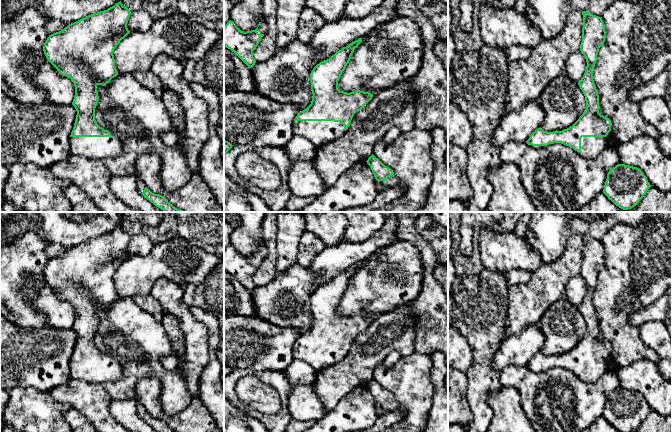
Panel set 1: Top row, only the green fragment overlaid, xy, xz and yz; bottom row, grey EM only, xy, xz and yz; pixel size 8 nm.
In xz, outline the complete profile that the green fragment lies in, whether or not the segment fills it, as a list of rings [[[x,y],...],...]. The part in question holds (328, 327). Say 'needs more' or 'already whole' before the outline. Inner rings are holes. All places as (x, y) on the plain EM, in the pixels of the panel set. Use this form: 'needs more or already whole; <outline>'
needs more; [[[362,262],[317,288],[310,297],[312,325],[293,345],[293,358],[321,370],[338,363],[350,350],[354,338],[362,334],[373,318],[350,317],[338,313],[338,305]]]

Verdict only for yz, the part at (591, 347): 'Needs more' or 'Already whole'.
Needs more

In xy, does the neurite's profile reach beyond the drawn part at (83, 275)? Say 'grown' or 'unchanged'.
grown

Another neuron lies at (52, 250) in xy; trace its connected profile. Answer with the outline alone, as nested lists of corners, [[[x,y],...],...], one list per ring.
[[[49,244],[46,247],[46,254],[49,259],[62,255],[65,251],[67,251],[69,248],[64,247],[59,244]]]

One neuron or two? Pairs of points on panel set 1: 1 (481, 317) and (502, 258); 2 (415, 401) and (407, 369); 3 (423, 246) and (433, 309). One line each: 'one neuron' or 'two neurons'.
1: two neurons
2: one neuron
3: one neuron

